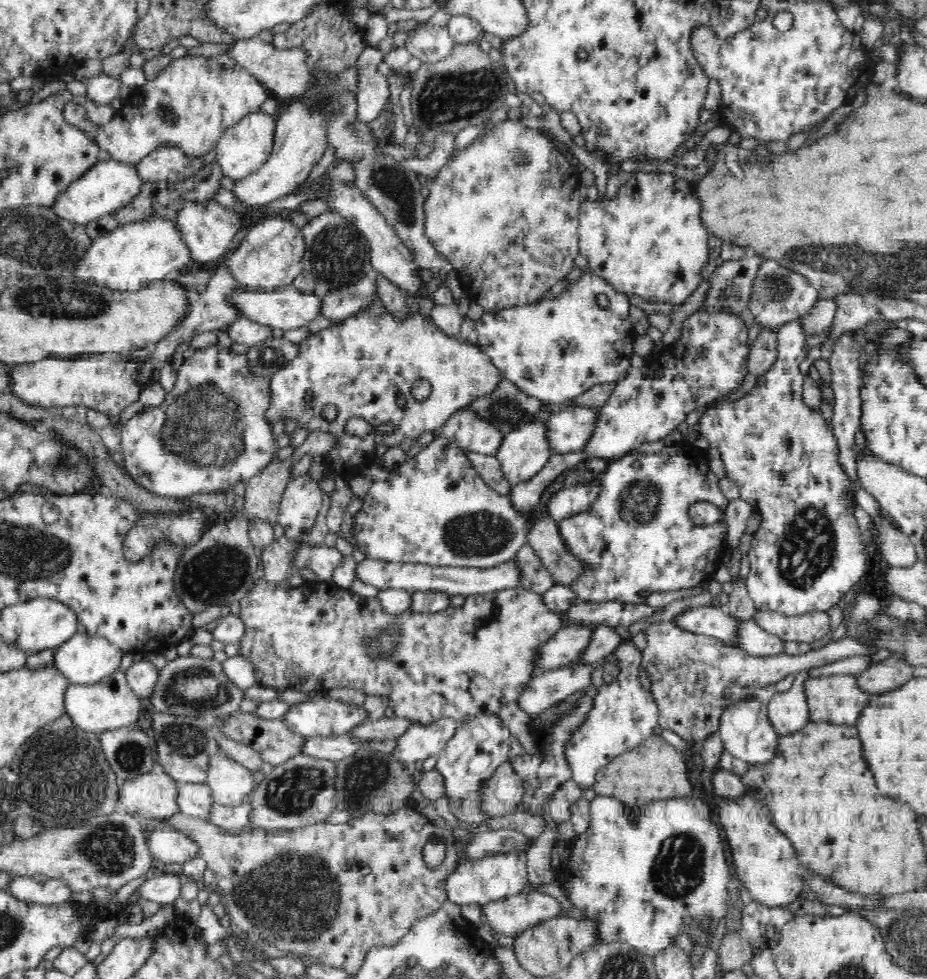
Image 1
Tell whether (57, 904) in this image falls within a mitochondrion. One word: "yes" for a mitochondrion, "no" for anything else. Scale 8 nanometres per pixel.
no

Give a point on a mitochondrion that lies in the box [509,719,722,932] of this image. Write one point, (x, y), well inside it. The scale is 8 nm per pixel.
(679, 866)

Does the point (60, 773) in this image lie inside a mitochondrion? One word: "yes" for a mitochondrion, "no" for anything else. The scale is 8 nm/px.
yes

